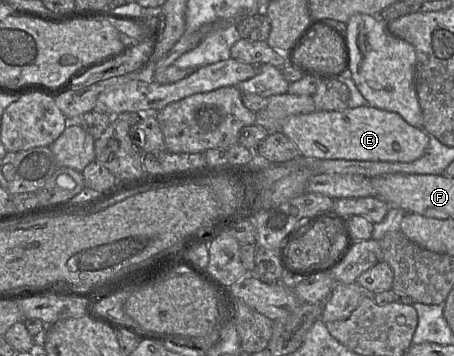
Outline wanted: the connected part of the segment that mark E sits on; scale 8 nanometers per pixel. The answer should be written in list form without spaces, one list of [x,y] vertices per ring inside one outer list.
[[[369,105],[340,111],[319,111],[288,117],[281,132],[305,158],[410,163],[428,147],[427,133],[409,125],[400,115]]]

